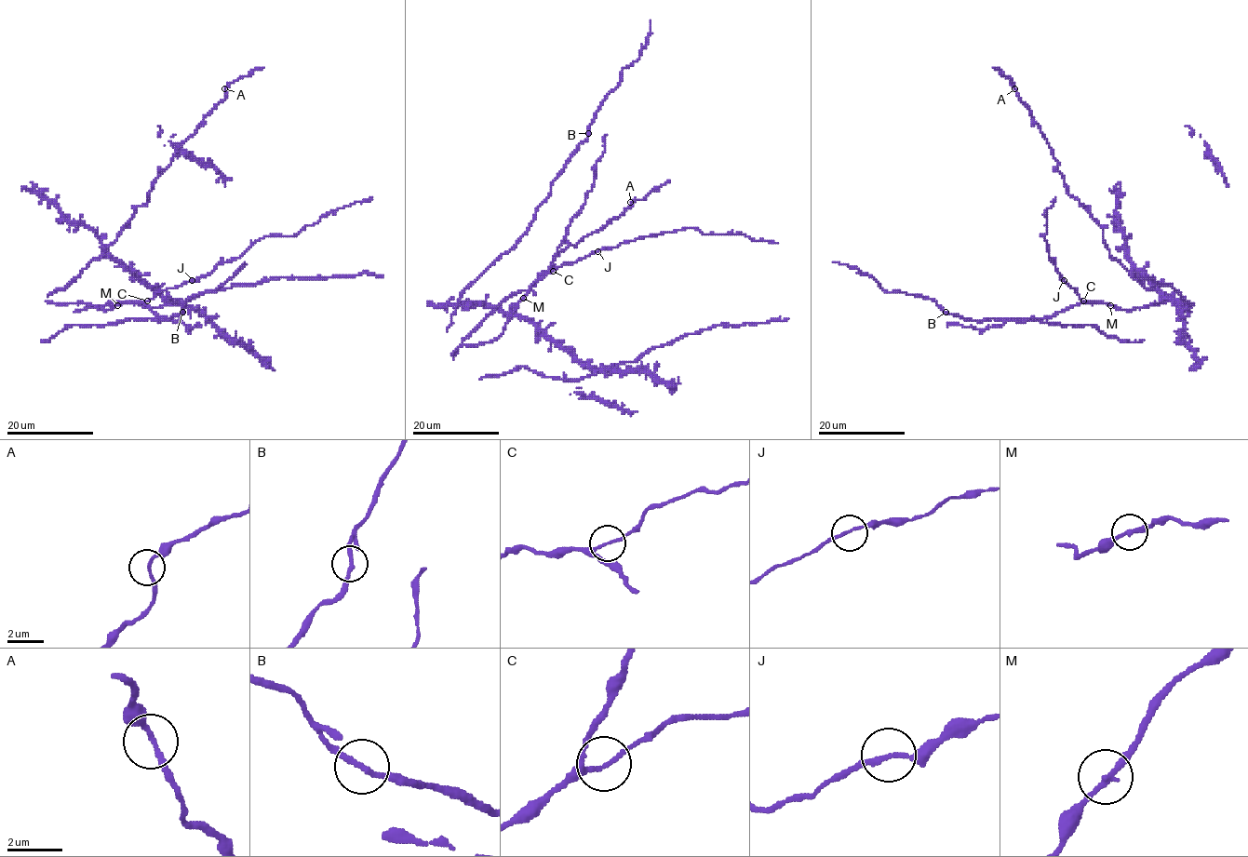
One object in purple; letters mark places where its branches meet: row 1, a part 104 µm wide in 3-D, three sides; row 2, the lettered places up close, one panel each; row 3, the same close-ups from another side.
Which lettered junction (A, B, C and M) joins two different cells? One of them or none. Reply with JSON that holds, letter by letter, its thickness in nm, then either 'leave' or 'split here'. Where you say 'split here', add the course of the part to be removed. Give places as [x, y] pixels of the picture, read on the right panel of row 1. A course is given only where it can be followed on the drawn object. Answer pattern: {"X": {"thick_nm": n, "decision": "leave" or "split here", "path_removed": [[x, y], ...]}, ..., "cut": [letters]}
{"A": {"thick_nm": 160, "decision": "leave"}, "B": {"thick_nm": 200, "decision": "leave"}, "C": {"thick_nm": 150, "decision": "leave"}, "M": {"thick_nm": 200, "decision": "leave"}, "cut": []}

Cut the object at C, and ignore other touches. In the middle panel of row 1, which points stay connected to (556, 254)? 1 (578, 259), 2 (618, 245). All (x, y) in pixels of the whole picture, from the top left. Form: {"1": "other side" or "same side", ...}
{"1": "other side", "2": "other side"}

